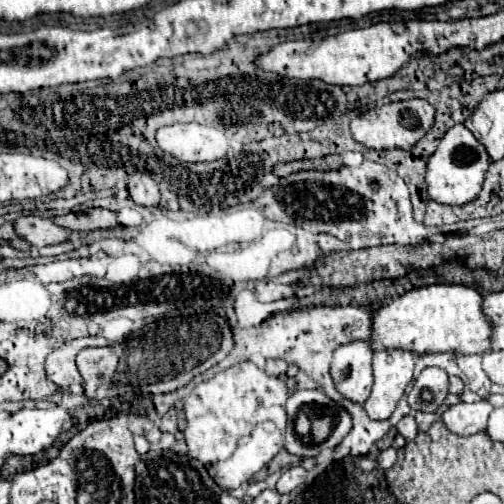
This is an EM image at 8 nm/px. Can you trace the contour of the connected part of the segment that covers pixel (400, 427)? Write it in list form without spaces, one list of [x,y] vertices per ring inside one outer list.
[[[413,415],[403,417],[395,427],[397,427],[397,431],[399,431],[405,439],[415,439],[415,435],[417,435],[417,423],[415,423]]]

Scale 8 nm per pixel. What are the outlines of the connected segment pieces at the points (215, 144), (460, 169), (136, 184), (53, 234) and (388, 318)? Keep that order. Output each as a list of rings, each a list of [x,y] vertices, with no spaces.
[[[177,123],[157,129],[157,145],[163,149],[163,153],[169,153],[179,161],[197,163],[225,157],[229,141],[215,127],[199,123]]]
[[[465,125],[451,127],[443,135],[437,151],[431,155],[431,159],[427,163],[425,183],[427,183],[429,199],[443,203],[443,205],[465,205],[465,203],[473,201],[481,191],[487,167],[489,167],[487,151],[473,137],[473,133],[469,129],[465,129]]]
[[[133,173],[129,177],[129,183],[127,183],[127,189],[131,193],[131,199],[137,203],[137,205],[143,205],[143,207],[153,207],[153,205],[159,205],[159,187],[157,183],[153,181],[151,175],[147,173]]]
[[[19,217],[15,223],[15,233],[25,239],[27,243],[31,243],[33,247],[45,247],[45,245],[55,245],[67,239],[69,231],[63,227],[57,227],[51,219],[43,219],[43,217]]]
[[[439,283],[411,289],[383,305],[373,319],[373,349],[409,349],[415,353],[487,353],[491,349],[493,323],[483,311],[483,295],[467,285]]]

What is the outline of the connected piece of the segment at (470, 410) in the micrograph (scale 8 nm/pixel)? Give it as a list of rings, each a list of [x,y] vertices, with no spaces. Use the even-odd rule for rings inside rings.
[[[479,399],[475,403],[461,401],[453,407],[449,407],[441,419],[453,433],[467,437],[467,435],[485,431],[491,411],[493,411],[493,405],[487,399]]]

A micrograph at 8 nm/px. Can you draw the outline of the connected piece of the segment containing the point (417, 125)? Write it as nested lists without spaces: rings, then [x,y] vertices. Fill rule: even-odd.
[[[409,99],[387,103],[383,107],[371,109],[351,121],[351,135],[355,141],[369,149],[411,149],[425,133],[431,129],[435,109],[425,99]]]

